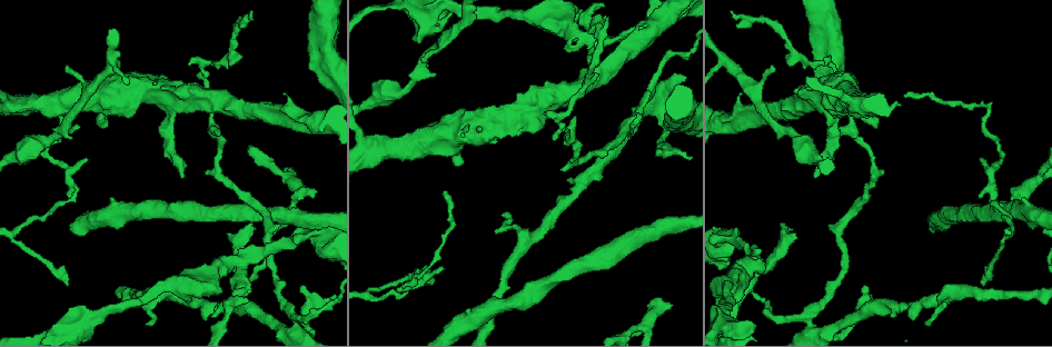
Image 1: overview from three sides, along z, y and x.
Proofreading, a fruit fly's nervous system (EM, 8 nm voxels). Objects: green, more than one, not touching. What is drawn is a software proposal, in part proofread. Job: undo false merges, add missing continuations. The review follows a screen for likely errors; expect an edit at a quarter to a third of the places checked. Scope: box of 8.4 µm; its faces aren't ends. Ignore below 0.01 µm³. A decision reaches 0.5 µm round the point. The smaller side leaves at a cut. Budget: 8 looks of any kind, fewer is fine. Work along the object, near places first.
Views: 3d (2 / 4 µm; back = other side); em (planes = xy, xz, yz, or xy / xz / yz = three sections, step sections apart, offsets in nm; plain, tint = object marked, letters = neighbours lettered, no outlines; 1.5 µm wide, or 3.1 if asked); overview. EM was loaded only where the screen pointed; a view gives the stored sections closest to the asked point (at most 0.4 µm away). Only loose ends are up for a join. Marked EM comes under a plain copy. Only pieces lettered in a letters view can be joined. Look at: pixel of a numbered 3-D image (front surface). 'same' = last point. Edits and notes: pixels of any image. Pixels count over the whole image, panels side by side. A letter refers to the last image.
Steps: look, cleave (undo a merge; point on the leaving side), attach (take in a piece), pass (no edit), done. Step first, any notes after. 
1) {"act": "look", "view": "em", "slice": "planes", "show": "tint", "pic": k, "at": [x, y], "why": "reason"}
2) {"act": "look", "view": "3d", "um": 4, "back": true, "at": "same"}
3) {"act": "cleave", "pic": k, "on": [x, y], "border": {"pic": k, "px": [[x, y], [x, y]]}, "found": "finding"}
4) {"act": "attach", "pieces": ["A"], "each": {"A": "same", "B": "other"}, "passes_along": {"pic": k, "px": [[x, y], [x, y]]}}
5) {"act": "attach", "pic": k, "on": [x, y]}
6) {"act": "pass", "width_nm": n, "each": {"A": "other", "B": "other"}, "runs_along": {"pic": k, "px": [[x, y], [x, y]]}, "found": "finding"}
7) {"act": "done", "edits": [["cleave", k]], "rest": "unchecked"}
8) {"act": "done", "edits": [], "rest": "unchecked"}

{"act": "look", "view": "3d", "um": 2, "pic": 1, "at": [13, 237], "why": "sharp bend"}

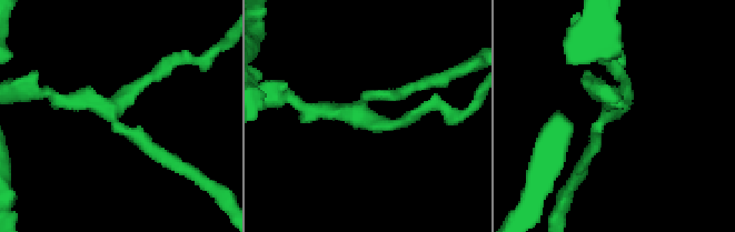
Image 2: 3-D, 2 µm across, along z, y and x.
{"act": "look", "view": "em", "slice": "xy", "step": 4, "show": "tint", "pic": 2, "at": [113, 112], "why": "shape alone is not enough"}

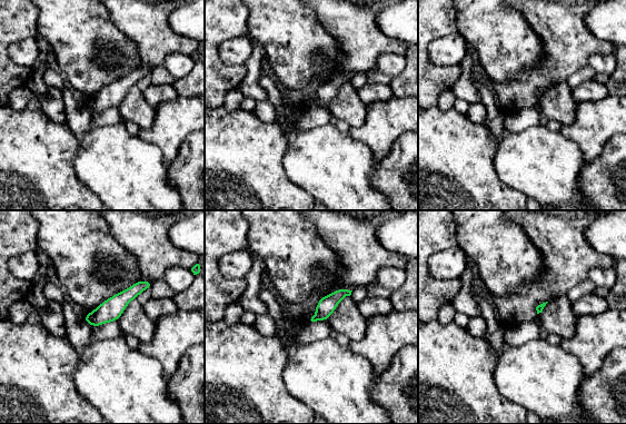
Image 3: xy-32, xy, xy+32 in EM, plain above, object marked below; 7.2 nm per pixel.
{"act": "look", "view": "em", "slice": "planes", "show": "letters", "at": "same"}

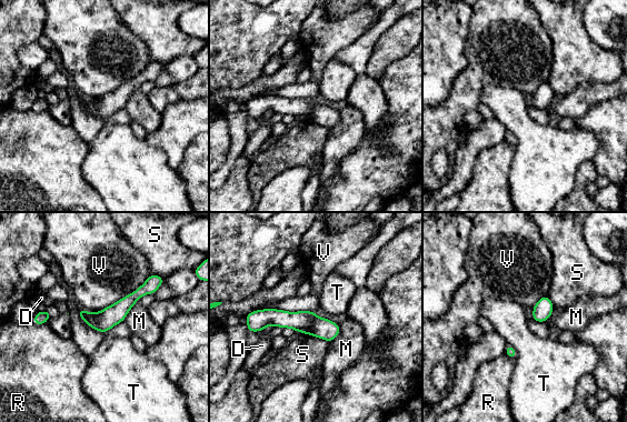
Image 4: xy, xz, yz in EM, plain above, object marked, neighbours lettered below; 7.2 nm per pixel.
{"act": "pass", "each": {"D": "other", "M": "other", "R": "other", "S": "other", "T": "other", "V": "other"}, "found": "continuous, no second cell"}

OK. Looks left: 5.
{"act": "look", "view": "3d", "um": 2, "pic": 1, "at": [239, 262], "why": "touches itself"}

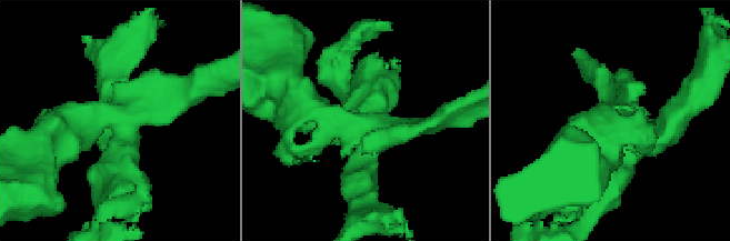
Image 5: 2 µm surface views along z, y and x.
{"act": "look", "view": "em", "slice": "xy", "step": 4, "show": "letters", "pic": 5, "at": [113, 116], "arms": 4}

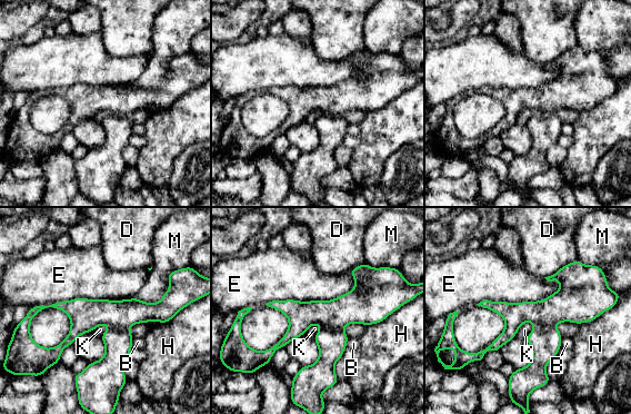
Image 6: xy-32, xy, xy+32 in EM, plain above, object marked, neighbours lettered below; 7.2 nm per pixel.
{"act": "cleave", "pic": 6, "on": [331, 343], "each": {"B": "other", "D": "other", "E": "other", "H": "other", "K": "other", "M": "other"}, "border": {"pic": 6, "px": [[322, 326], [341, 328]]}, "found": "two cells meet here"}

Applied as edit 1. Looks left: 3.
{"act": "look", "view": "overview"}

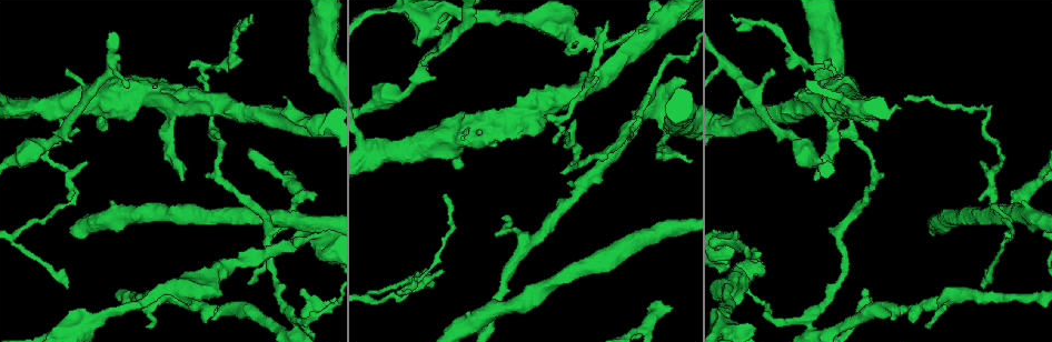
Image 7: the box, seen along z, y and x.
{"act": "look", "view": "em", "slice": "planes", "show": "letters", "pic": 7, "at": [799, 319], "why": "thick turns thin"}

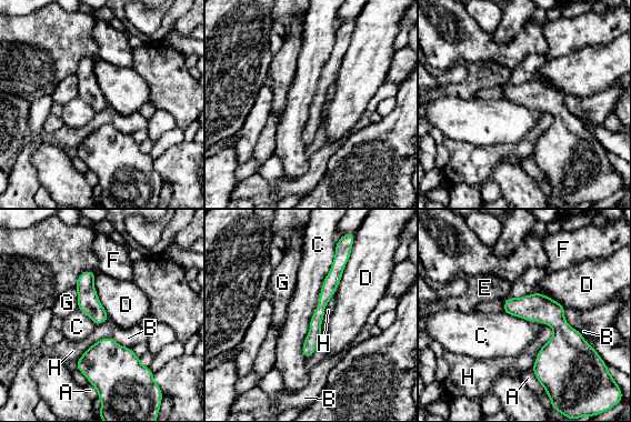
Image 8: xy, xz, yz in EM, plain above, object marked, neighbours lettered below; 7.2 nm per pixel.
{"act": "pass", "each": {"A": "other", "B": "other", "C": "other", "D": "other", "E": "other", "F": "other", "G": "other", "H": "other"}, "border": {"pic": 8, "px": [[94, 272], [93, 288], [109, 319]]}, "found": "one cell here"}

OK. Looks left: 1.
{"act": "done", "edits": [["cleave", 6]], "rest": "unchecked"}

